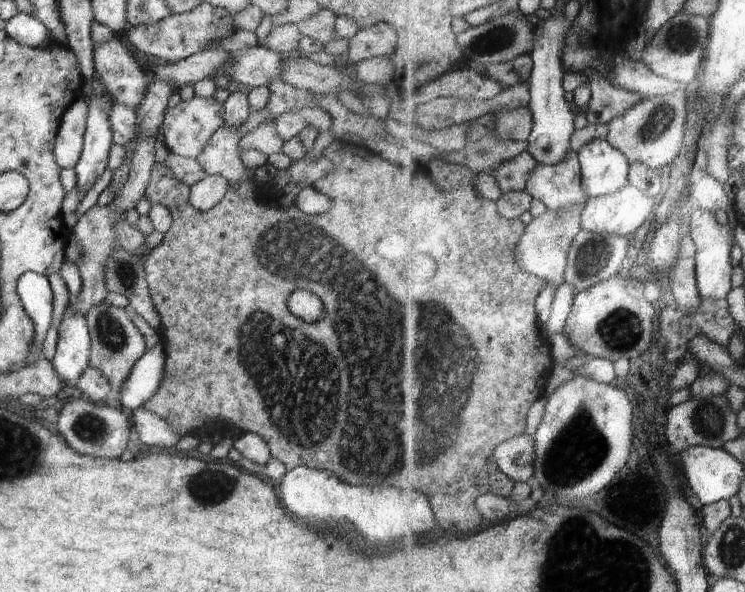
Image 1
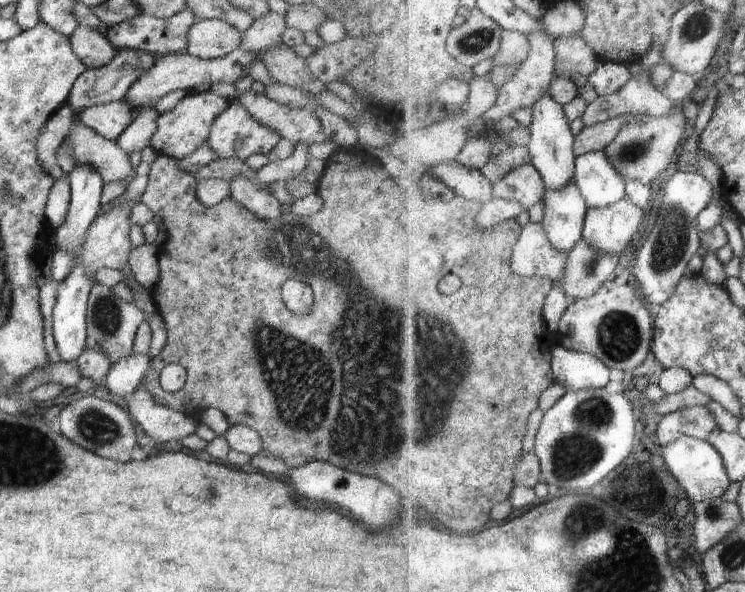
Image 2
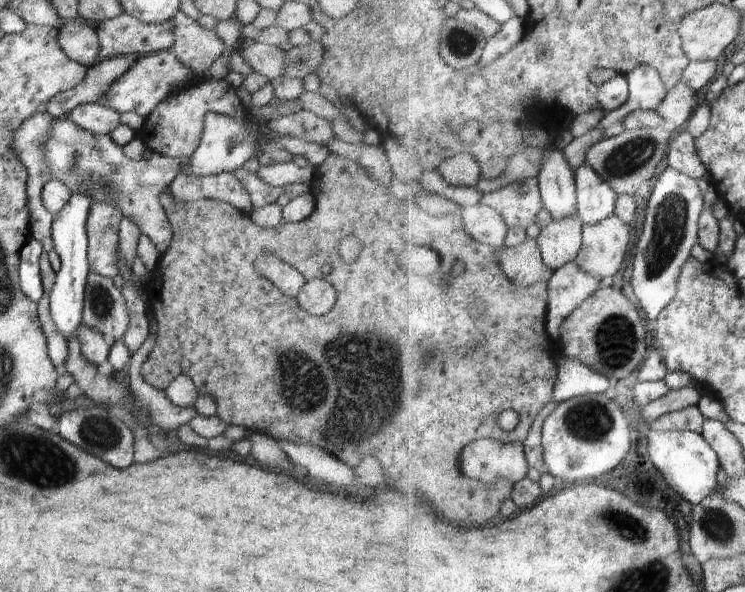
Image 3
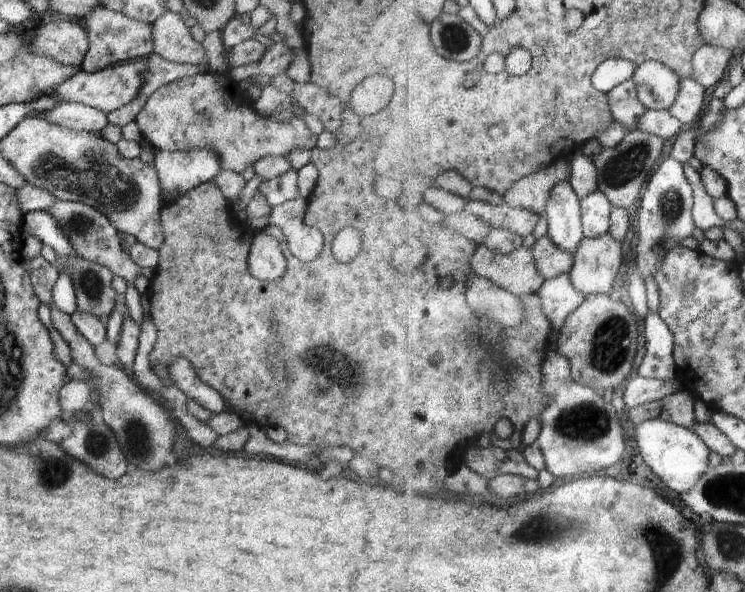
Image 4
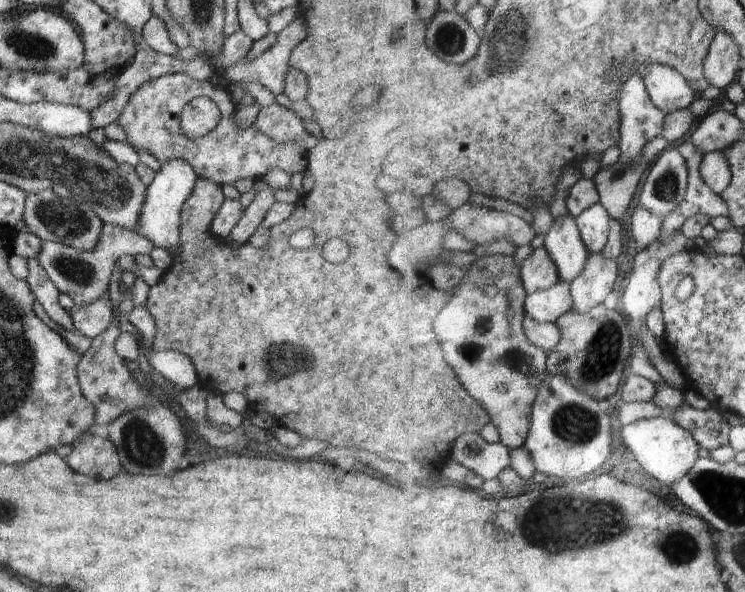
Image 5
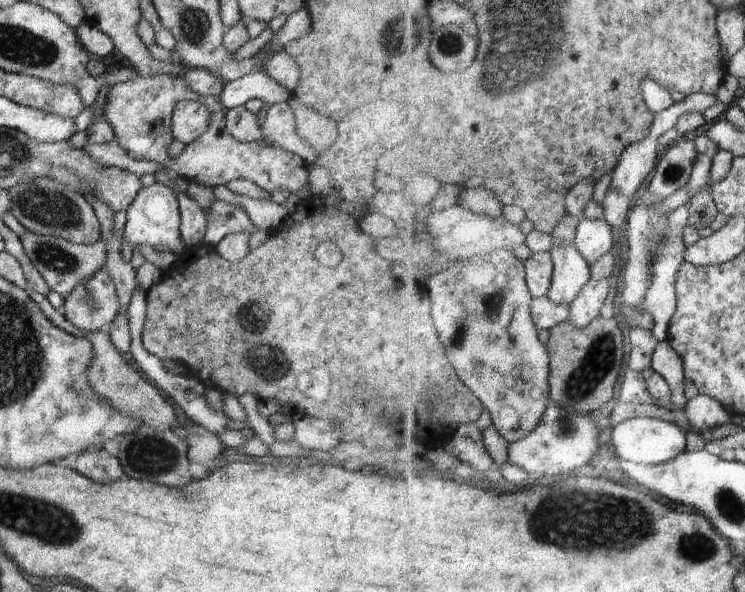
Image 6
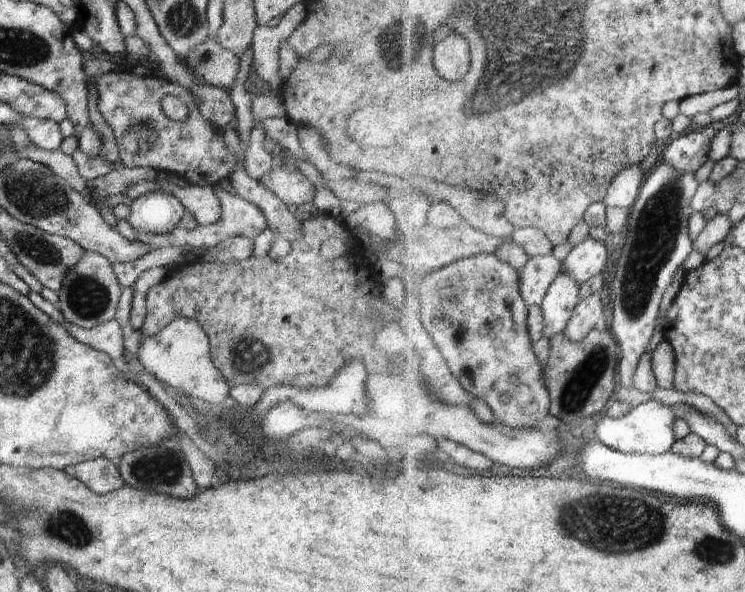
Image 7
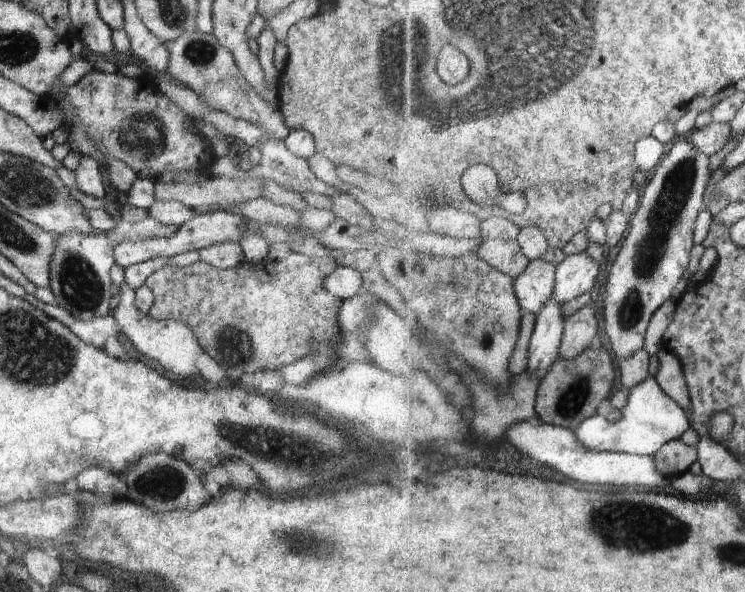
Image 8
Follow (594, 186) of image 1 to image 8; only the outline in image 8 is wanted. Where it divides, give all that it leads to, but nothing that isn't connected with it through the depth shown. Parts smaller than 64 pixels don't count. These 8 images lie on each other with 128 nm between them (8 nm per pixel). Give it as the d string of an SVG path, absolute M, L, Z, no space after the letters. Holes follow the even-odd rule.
M586 248L582 253L567 256L557 267L555 296L563 305L591 293L598 284L600 263L587 253Z

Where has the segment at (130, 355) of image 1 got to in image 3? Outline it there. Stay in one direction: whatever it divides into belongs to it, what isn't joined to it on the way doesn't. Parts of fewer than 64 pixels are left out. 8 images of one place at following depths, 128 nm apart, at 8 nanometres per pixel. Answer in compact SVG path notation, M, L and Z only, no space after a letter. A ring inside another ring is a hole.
M90 271L84 291L84 304L81 322L89 329L99 332L108 343L108 346L122 339L129 323L129 310L125 305L121 289L118 289L111 278ZM148 337L146 342L131 354L127 362L128 390L134 406L148 412L150 423L157 424L166 432L176 432L179 426L188 425L198 414L194 407L184 408L174 405L166 396L165 391L150 386L142 378L141 368L154 346L155 338Z

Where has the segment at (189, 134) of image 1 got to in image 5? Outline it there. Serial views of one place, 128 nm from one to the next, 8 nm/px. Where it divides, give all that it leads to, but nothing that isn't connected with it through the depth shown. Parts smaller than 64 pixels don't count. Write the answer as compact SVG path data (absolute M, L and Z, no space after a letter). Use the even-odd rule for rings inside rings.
M176 73L166 75L141 84L134 91L134 94L128 99L125 107L122 109L120 116L116 119L116 124L124 130L126 138L125 142L133 146L136 151L142 149L150 152L156 160L161 163L180 159L187 162L200 179L208 179L218 183L218 185L232 185L240 179L250 179L252 181L260 180L266 176L271 170L280 169L286 171L290 176L296 174L304 174L307 170L306 150L296 143L279 143L272 140L269 136L262 134L256 127L242 130L236 126L233 121L233 112L235 104L230 100L229 93L226 88L218 88L211 85L208 81L197 81L190 78L187 74ZM198 97L206 97L216 103L221 112L221 119L218 126L203 136L202 138L192 140L187 139L180 128L180 113L187 102Z

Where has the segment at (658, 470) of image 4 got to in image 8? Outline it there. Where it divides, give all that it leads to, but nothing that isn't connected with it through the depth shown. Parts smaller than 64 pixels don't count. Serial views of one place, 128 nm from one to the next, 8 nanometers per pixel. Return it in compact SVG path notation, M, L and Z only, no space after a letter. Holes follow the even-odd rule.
M650 375L641 385L628 390L629 401L619 421L614 423L602 415L594 415L575 430L584 445L596 451L626 452L654 457L668 443L680 440L693 426L686 410L662 390L654 375Z

